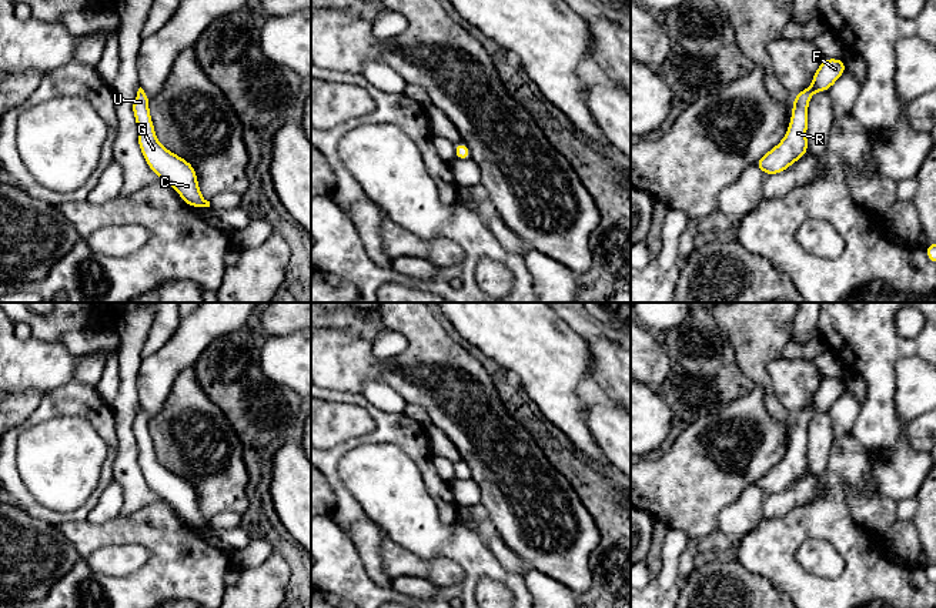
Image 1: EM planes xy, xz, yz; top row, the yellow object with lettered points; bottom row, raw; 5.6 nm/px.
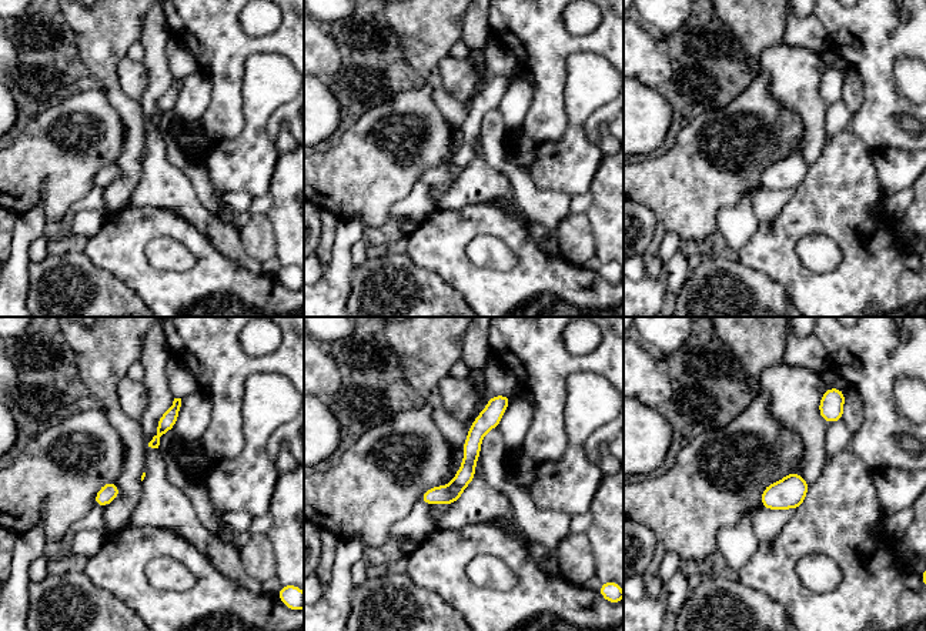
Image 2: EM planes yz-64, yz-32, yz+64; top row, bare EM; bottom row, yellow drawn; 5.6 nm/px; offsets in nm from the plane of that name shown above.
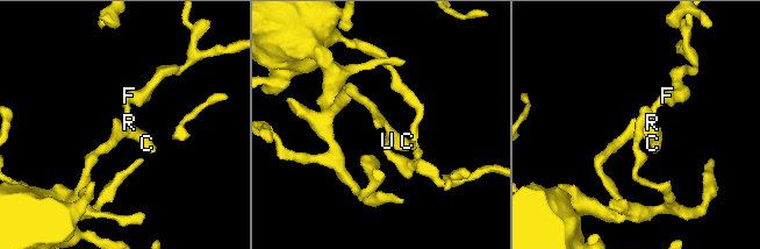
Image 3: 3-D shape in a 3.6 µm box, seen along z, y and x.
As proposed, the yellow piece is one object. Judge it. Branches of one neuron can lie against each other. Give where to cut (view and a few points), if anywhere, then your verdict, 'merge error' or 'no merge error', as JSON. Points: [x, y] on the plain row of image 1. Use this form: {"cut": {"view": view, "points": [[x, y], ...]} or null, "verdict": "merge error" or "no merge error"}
{"cut": null, "verdict": "no merge error"}

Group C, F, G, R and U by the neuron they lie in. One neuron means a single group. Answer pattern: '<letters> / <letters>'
C F G R U

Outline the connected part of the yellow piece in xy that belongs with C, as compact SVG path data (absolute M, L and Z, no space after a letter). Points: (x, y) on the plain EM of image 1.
M140 407L133 422L133 434L138 448L137 461L146 482L154 494L168 502L183 517L185 524L191 527L210 527L210 521L200 512L194 487L157 461L148 421L150 418Z

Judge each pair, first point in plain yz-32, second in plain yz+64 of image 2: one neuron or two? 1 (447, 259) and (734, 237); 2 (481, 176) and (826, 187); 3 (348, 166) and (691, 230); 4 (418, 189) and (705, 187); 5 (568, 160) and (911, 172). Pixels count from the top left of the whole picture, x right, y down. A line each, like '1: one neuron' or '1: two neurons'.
1: two neurons
2: two neurons
3: one neuron
4: two neurons
5: one neuron

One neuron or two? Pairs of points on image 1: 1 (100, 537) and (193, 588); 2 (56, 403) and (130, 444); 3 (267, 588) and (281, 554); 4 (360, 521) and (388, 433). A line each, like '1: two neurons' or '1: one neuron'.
1: one neuron
2: two neurons
3: one neuron
4: one neuron

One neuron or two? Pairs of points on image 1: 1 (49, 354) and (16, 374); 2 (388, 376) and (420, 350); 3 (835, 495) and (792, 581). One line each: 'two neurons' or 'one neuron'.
1: one neuron
2: one neuron
3: one neuron

